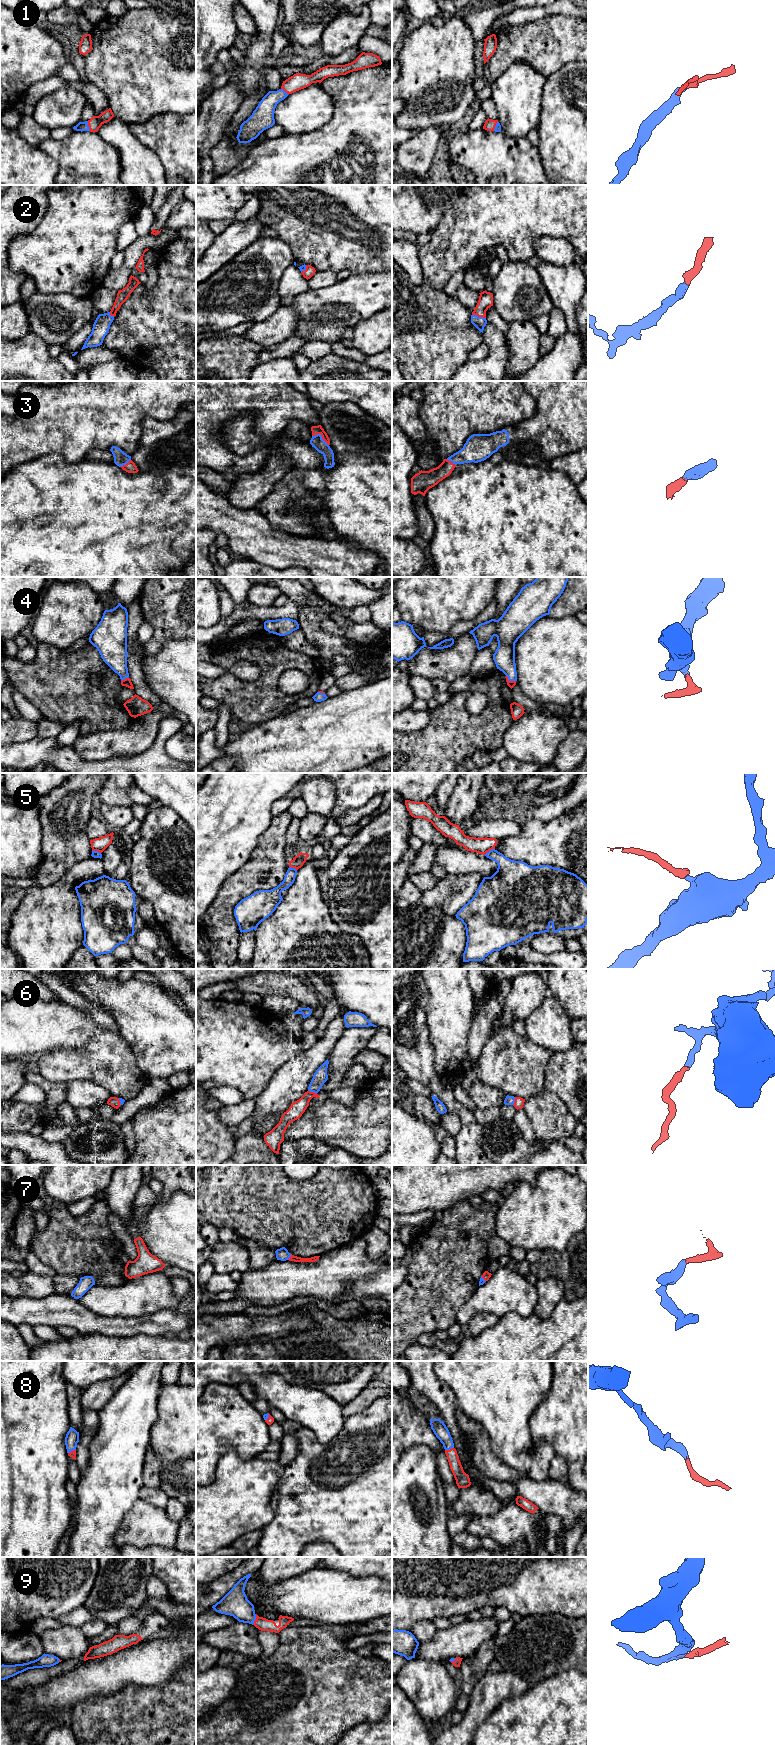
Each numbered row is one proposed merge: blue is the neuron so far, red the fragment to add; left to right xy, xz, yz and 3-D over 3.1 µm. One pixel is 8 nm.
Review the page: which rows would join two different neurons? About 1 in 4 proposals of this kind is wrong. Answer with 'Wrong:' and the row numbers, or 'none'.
Wrong: 5

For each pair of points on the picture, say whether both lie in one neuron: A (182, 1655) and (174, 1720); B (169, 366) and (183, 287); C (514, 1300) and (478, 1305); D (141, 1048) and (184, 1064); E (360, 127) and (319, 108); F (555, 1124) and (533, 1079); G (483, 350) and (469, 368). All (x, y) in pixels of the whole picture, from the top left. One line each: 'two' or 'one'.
A: two
B: one
C: one
D: one
E: two
F: two
G: two

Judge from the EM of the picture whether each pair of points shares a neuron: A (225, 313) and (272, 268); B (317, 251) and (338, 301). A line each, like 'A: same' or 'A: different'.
A: same
B: different

